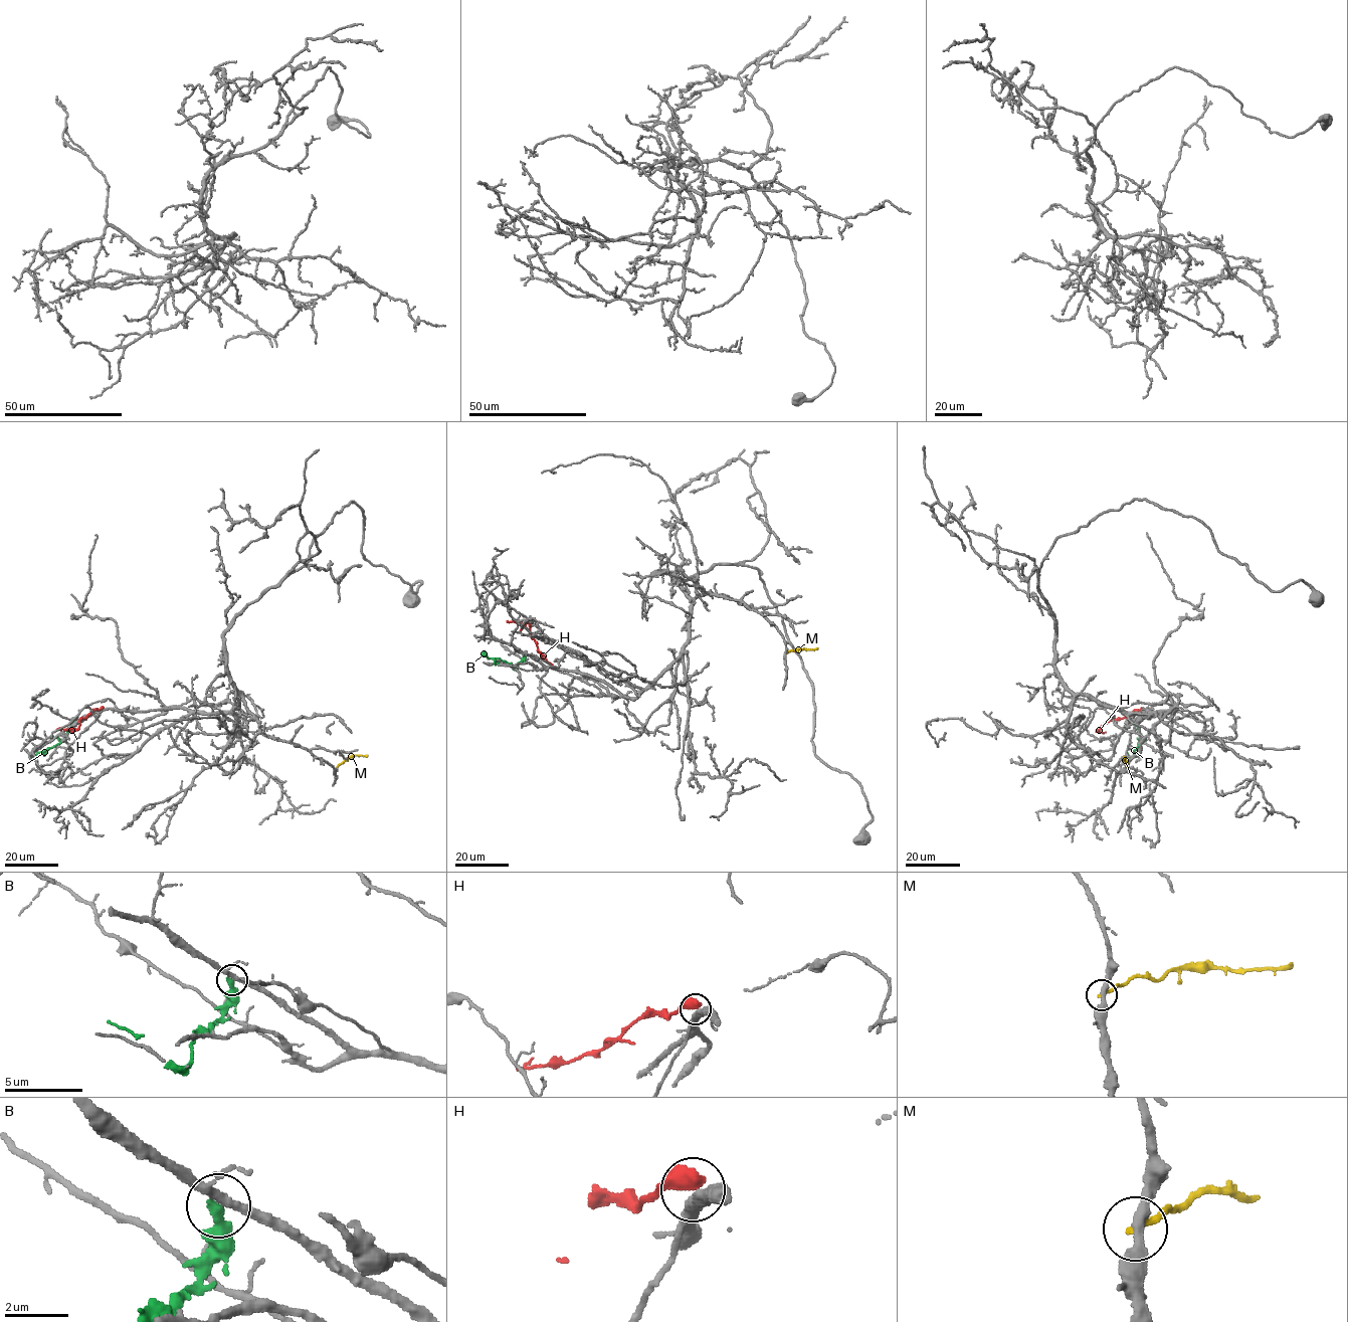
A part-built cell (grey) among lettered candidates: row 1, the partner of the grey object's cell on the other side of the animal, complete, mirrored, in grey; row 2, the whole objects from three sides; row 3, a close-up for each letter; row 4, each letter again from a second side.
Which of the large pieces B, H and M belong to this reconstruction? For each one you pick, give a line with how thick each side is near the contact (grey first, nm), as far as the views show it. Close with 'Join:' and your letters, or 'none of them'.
Join: none of them

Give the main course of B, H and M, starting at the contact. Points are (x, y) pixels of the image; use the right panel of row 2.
B: (1129, 724), (1136, 724), (1144, 741), (1130, 759), (1127, 753)
H: (1143, 709), (1107, 721), (1096, 732)
M: (1129, 772), (1123, 759)

